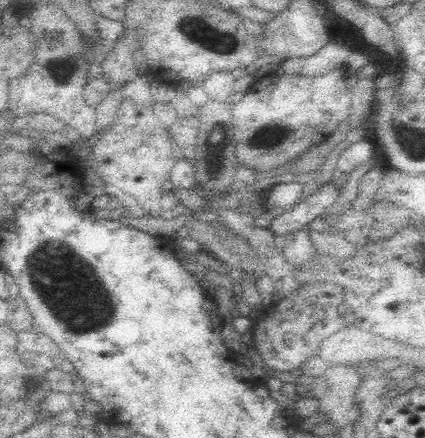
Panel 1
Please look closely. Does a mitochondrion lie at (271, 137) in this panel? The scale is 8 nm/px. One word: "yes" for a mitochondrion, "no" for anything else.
yes

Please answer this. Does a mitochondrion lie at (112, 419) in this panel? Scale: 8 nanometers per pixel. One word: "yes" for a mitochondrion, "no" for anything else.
no

